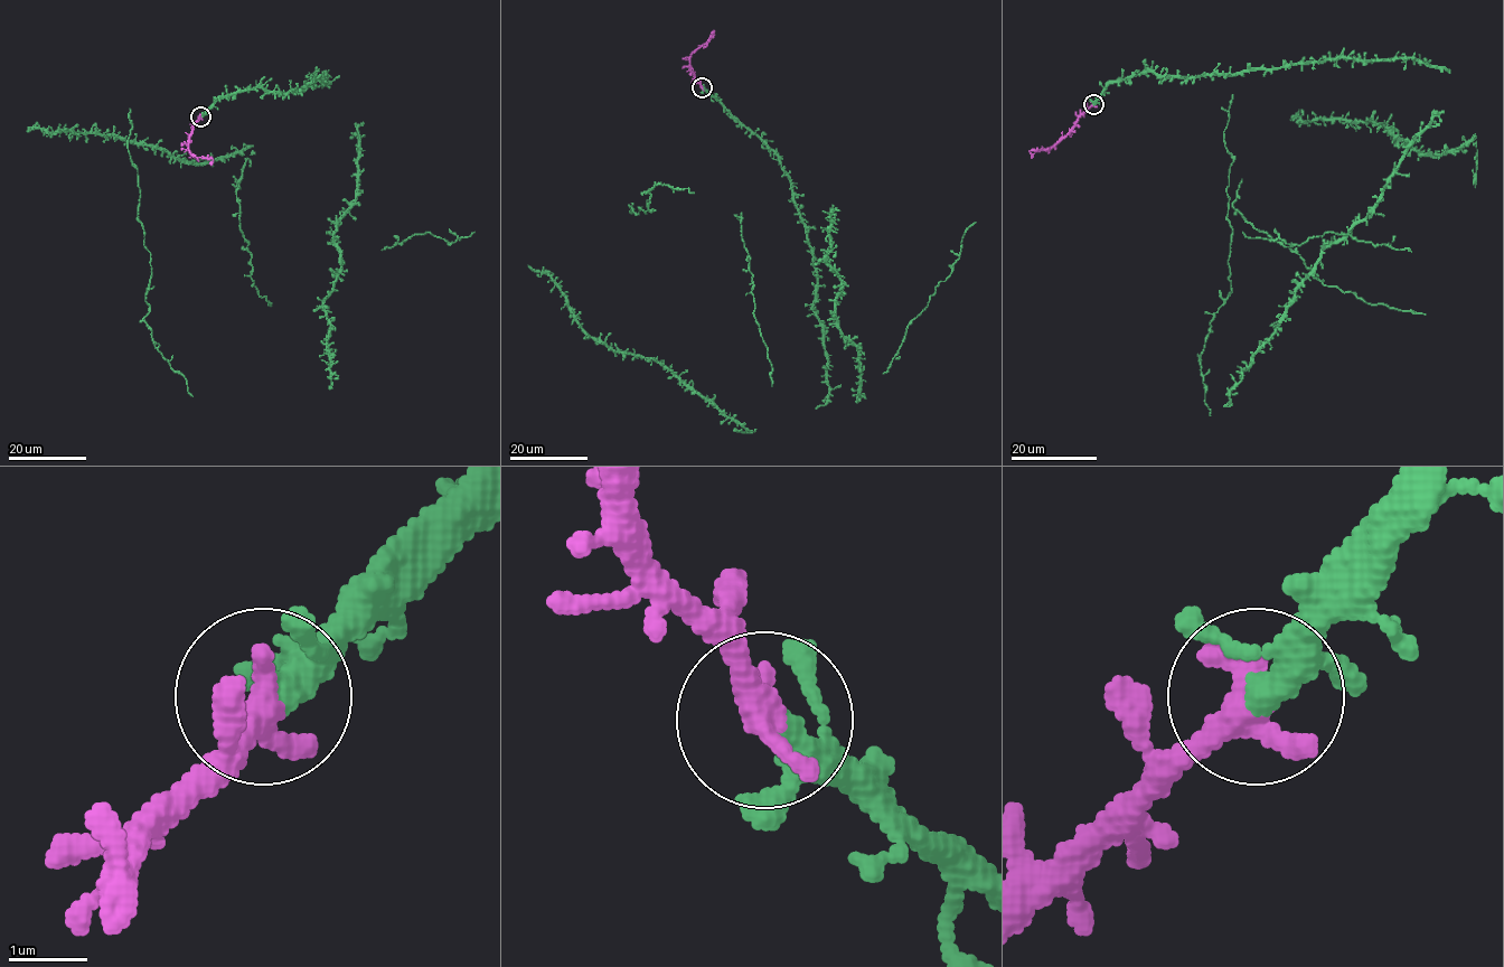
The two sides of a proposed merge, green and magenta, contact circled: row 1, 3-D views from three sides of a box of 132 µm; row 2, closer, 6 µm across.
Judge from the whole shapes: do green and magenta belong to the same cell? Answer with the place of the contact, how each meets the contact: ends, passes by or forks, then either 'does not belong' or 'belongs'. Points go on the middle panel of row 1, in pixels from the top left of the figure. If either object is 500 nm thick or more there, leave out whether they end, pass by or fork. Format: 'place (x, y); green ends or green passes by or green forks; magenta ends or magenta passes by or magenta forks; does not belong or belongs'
place (702, 87); belongs

